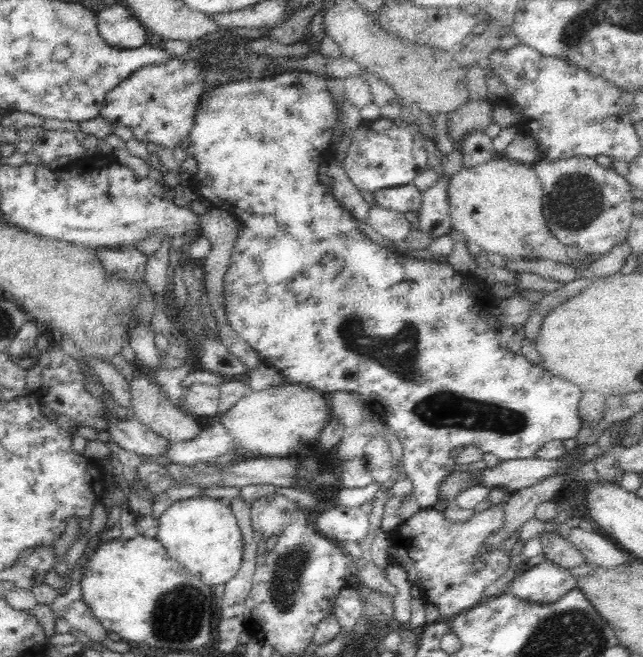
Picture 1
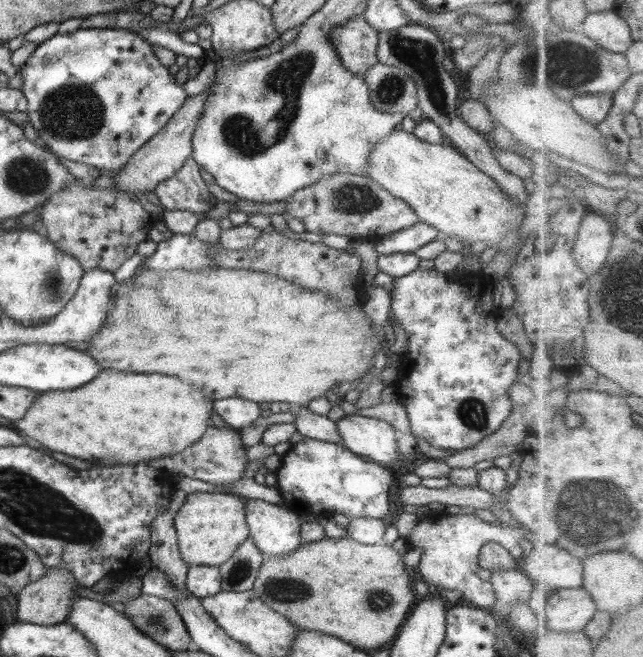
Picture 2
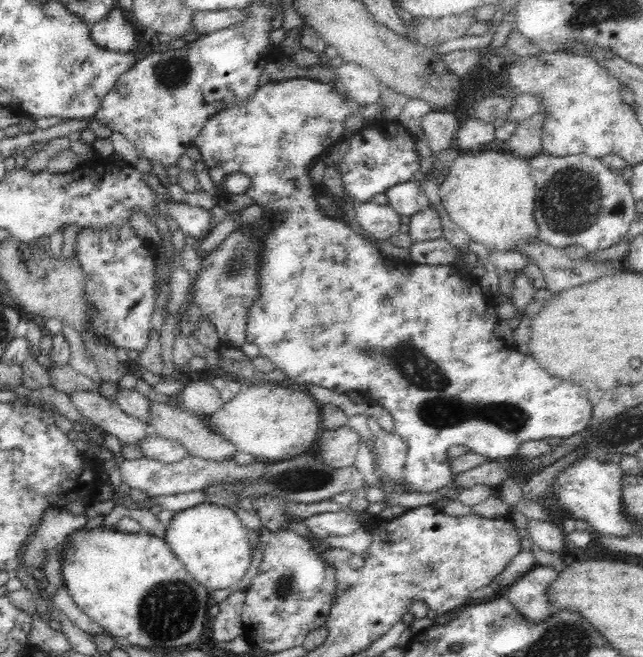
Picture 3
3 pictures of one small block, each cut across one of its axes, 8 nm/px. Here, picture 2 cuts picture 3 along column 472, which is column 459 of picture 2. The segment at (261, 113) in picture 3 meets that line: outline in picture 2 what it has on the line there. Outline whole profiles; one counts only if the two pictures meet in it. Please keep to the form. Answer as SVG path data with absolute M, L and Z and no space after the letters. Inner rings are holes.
M418 268L393 279L391 314L407 334L407 351L400 361L395 386L400 403L406 407L411 433L426 440L430 446L451 453L469 449L496 432L514 409L508 389L516 382L519 368L523 366L526 355L524 345L496 308L492 296L493 282L487 276L479 279L471 275L452 280L449 275L434 268ZM496 324L502 324L508 338L500 336Z

